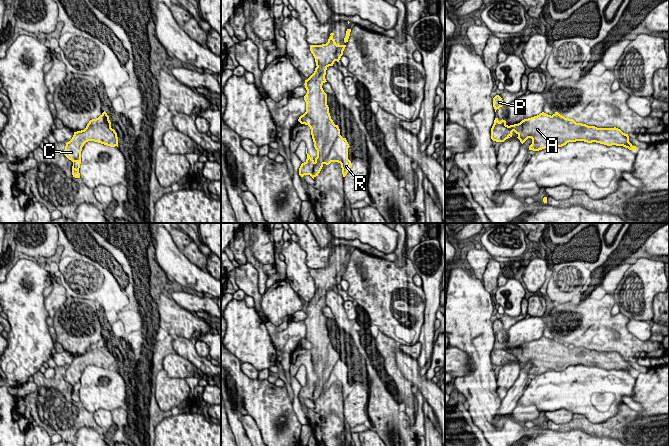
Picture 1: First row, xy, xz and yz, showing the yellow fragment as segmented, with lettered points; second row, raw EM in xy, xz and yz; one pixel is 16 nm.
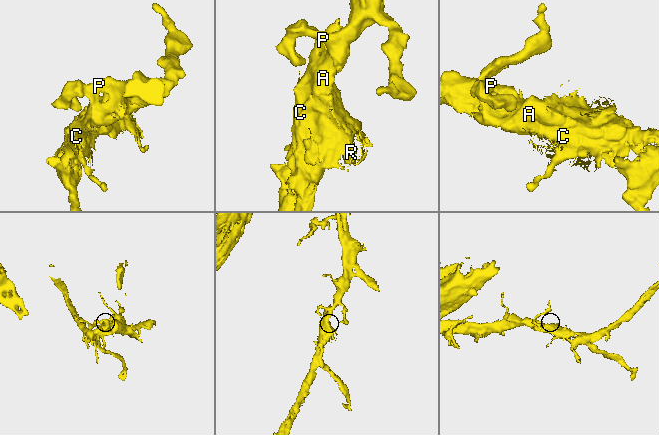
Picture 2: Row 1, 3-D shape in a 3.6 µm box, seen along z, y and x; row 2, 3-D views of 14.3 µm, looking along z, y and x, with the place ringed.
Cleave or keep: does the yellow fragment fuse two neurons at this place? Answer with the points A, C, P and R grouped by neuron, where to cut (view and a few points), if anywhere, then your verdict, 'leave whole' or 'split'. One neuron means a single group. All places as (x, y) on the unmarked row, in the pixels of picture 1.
A C P R | no cut | leave whole

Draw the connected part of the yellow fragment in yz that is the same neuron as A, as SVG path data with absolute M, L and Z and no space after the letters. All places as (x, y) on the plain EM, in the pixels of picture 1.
M544 336L537 340L524 343L518 348L508 350L505 344L498 345L495 342L491 352L491 363L496 366L504 366L512 361L512 356L518 359L523 368L528 362L532 363L529 374L539 375L547 371L562 371L569 366L584 365L587 367L600 367L607 370L623 370L629 374L637 374L629 366L628 358L620 353L597 352L582 347L576 347L573 343L565 342L558 336L552 340Z

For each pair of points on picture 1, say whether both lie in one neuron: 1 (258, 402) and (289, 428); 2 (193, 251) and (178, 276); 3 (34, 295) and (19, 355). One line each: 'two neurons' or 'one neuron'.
1: one neuron
2: two neurons
3: one neuron

